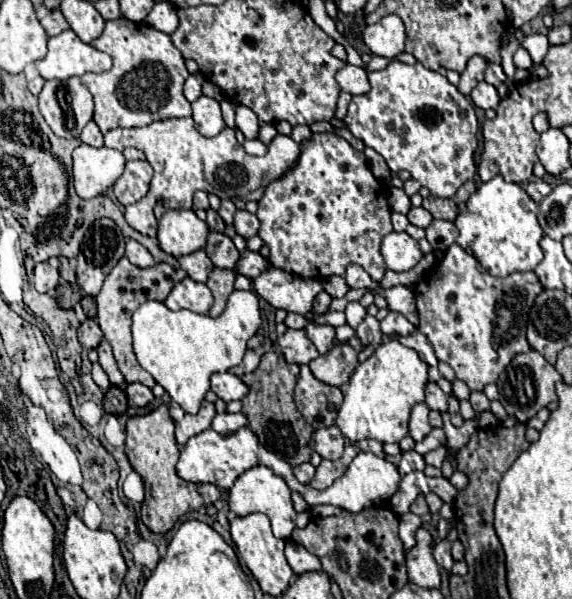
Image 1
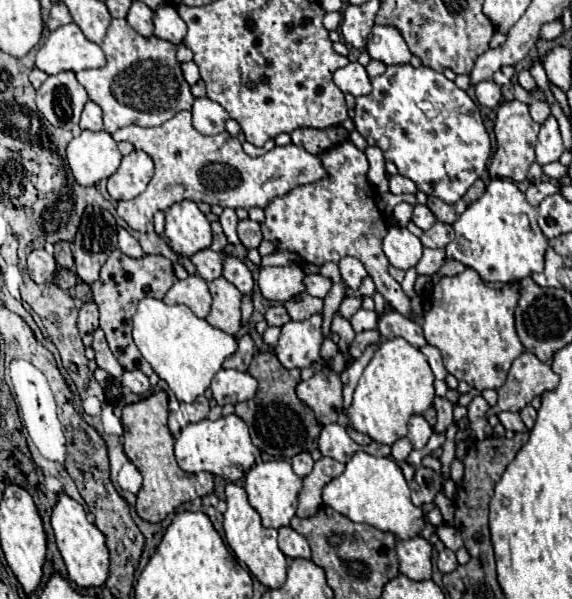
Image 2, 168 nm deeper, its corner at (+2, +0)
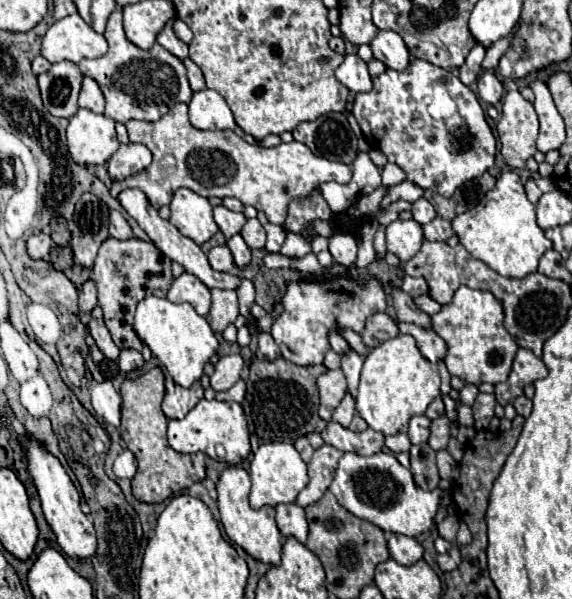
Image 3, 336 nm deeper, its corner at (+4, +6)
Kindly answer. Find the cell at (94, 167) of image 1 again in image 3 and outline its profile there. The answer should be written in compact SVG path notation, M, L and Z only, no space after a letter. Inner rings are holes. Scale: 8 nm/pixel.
M80 108L68 124L68 150L78 164L104 164L118 150L114 120Z

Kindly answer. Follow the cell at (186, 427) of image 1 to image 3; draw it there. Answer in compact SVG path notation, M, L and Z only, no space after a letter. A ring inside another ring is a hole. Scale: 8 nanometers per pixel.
M196 380L190 388L182 388L176 386L174 392L168 392L164 396L162 402L162 410L168 418L184 418L184 414L188 414L188 410L192 410L192 406L196 406L196 402L202 398L202 386L200 380Z

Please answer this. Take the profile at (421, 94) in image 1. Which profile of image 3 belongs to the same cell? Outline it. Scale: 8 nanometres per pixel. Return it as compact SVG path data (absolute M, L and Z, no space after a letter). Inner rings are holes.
M416 60L404 72L386 70L384 74L372 78L372 82L374 88L370 92L360 92L356 96L352 114L358 120L370 148L382 150L388 162L398 164L406 172L410 182L450 198L458 186L476 176L482 176L488 168L494 166L496 138L486 122L476 94L466 84L462 84L458 76L426 60Z

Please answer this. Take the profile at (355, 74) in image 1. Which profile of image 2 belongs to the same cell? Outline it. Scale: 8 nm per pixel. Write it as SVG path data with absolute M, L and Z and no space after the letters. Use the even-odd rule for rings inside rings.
M350 62L348 66L336 70L334 82L342 92L352 94L352 96L364 96L364 94L370 94L370 90L372 90L370 78L368 78L364 66L360 66L358 62Z

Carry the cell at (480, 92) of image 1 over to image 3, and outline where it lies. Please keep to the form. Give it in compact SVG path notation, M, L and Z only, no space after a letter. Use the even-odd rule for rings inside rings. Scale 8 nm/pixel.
M486 72L484 76L478 78L478 96L488 102L488 104L498 104L504 96L504 86L502 80L494 72Z

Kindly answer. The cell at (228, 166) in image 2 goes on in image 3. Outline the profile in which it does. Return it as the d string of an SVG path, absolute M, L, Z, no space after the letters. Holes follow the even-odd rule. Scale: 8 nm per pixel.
M174 104L170 112L156 122L130 120L126 128L132 144L144 144L152 152L152 164L140 170L136 176L116 182L110 192L116 196L120 190L124 190L124 186L140 188L146 192L154 208L168 206L178 188L190 188L206 198L234 196L240 202L262 210L272 224L284 226L290 200L308 198L320 188L320 184L330 180L340 184L348 184L352 180L352 170L348 164L314 156L308 146L296 140L290 144L282 142L276 148L264 148L250 146L232 130L198 130L188 122L186 104Z

